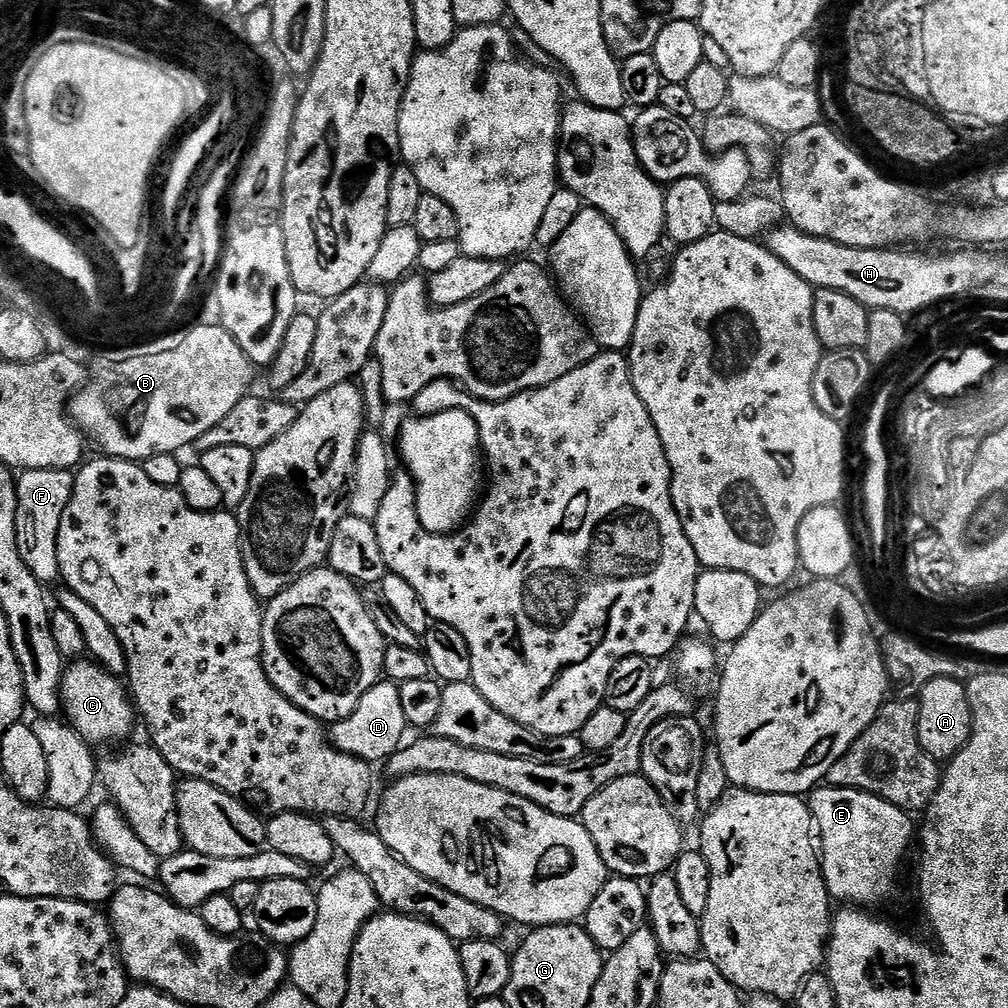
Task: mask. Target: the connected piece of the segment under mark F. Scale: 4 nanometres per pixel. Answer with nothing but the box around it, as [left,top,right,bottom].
[16,468,75,586]

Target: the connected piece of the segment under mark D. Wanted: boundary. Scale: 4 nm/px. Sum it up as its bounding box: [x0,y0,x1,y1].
[330,682,409,762]

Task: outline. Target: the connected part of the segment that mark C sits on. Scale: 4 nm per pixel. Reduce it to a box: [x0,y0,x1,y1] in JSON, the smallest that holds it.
[60,658,134,745]

